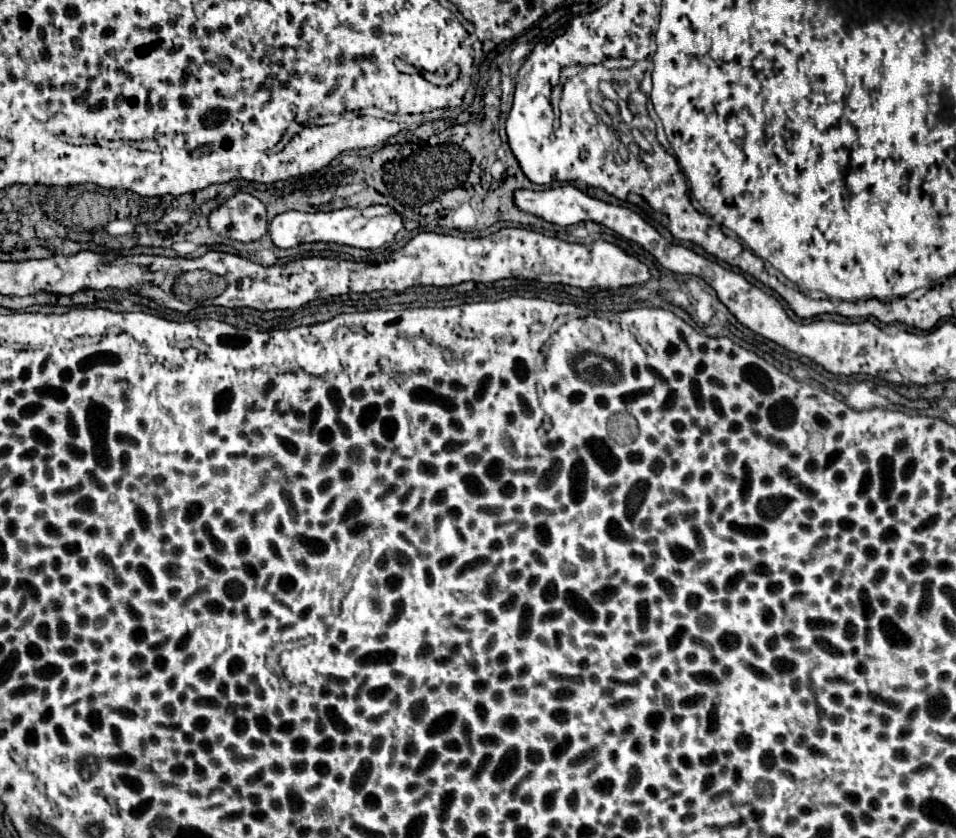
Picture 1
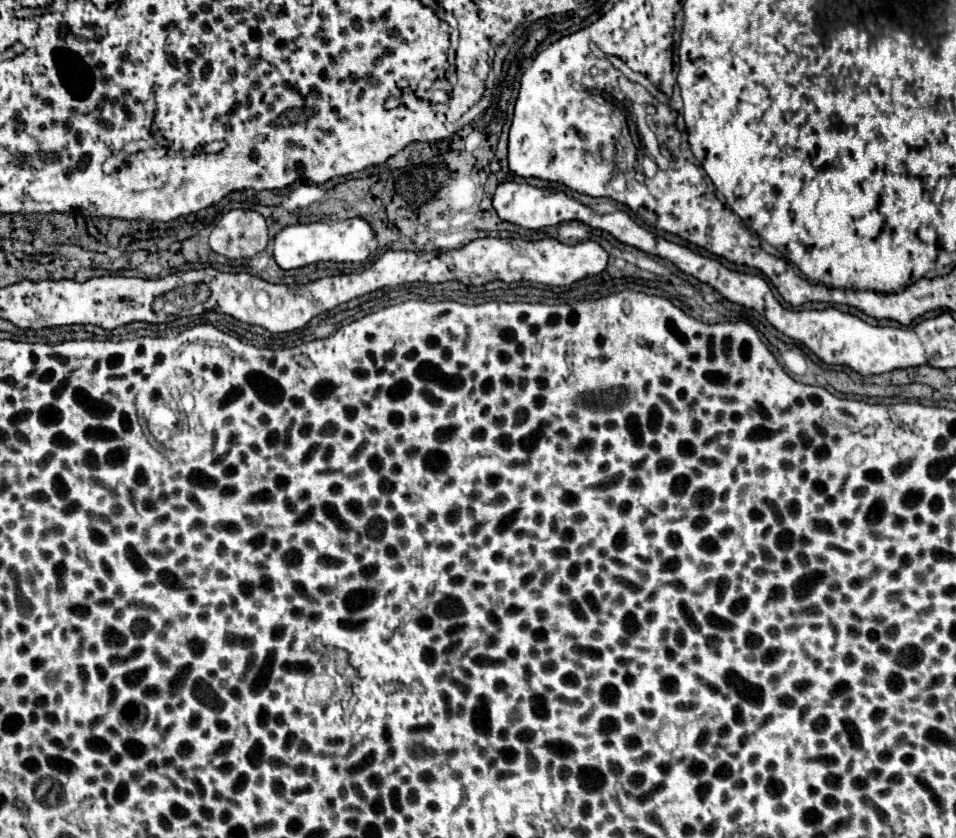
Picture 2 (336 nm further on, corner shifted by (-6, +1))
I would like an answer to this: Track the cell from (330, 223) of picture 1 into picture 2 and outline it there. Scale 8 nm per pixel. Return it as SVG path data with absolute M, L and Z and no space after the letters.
M349 218L339 222L311 222L285 226L273 240L273 256L283 270L301 268L313 262L363 262L371 254L369 244L375 240L375 230L363 218Z

